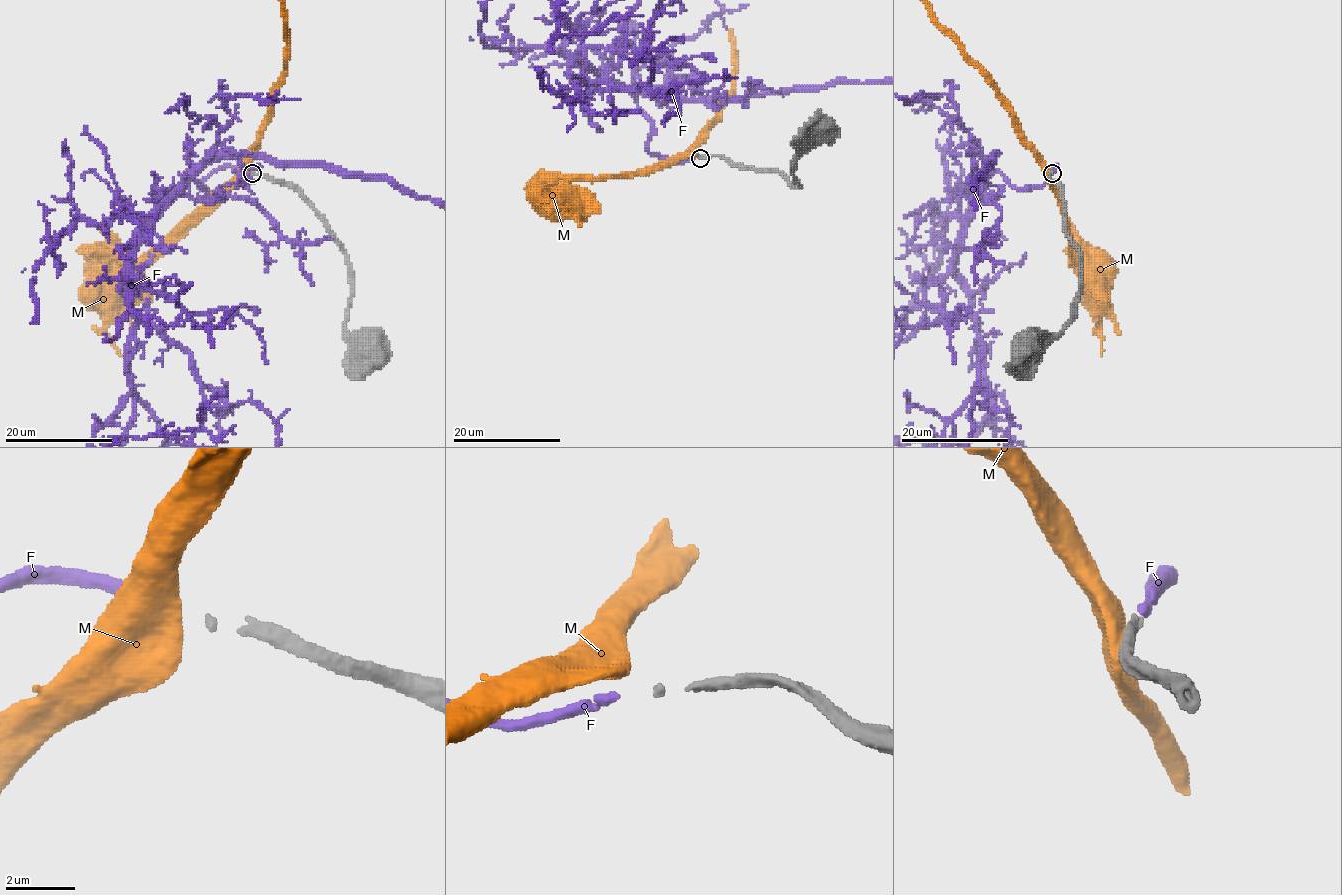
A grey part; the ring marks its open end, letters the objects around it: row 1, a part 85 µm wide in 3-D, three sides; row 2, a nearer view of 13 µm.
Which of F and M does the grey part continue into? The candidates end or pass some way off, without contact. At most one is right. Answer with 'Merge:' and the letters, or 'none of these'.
Merge: F

